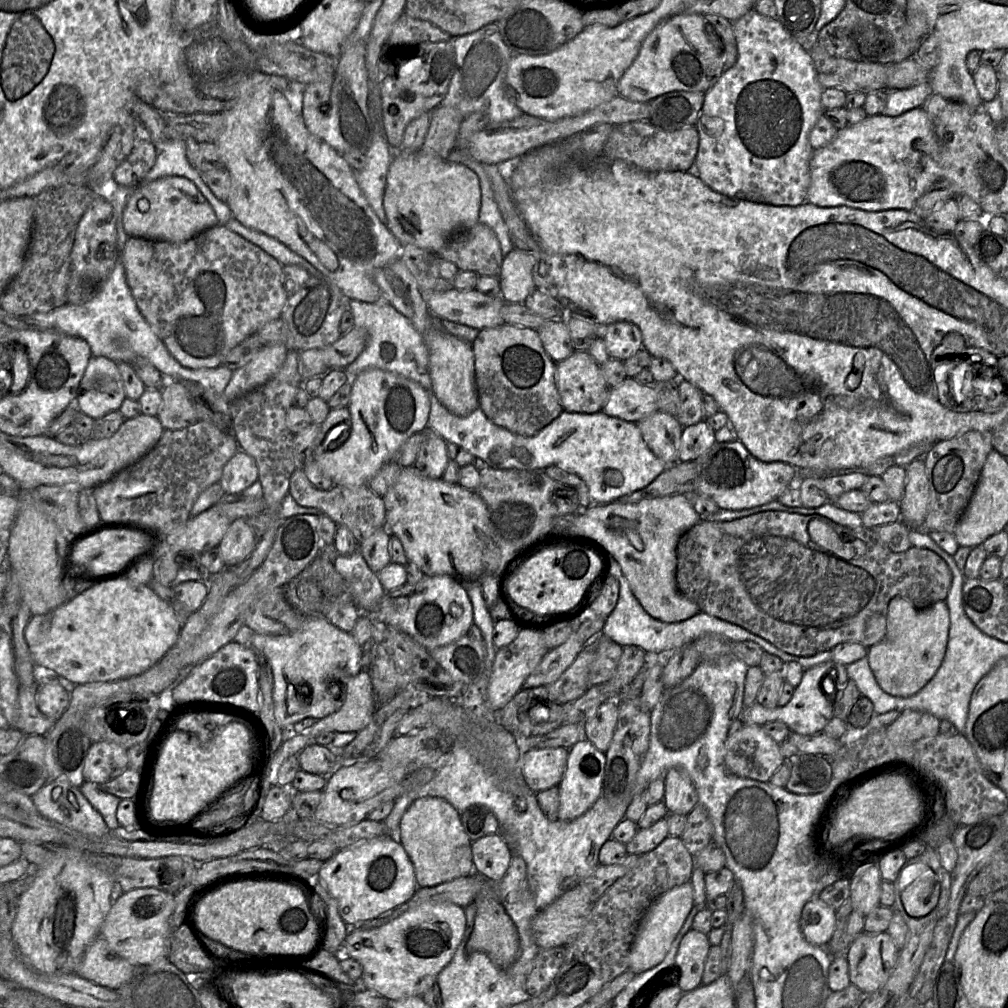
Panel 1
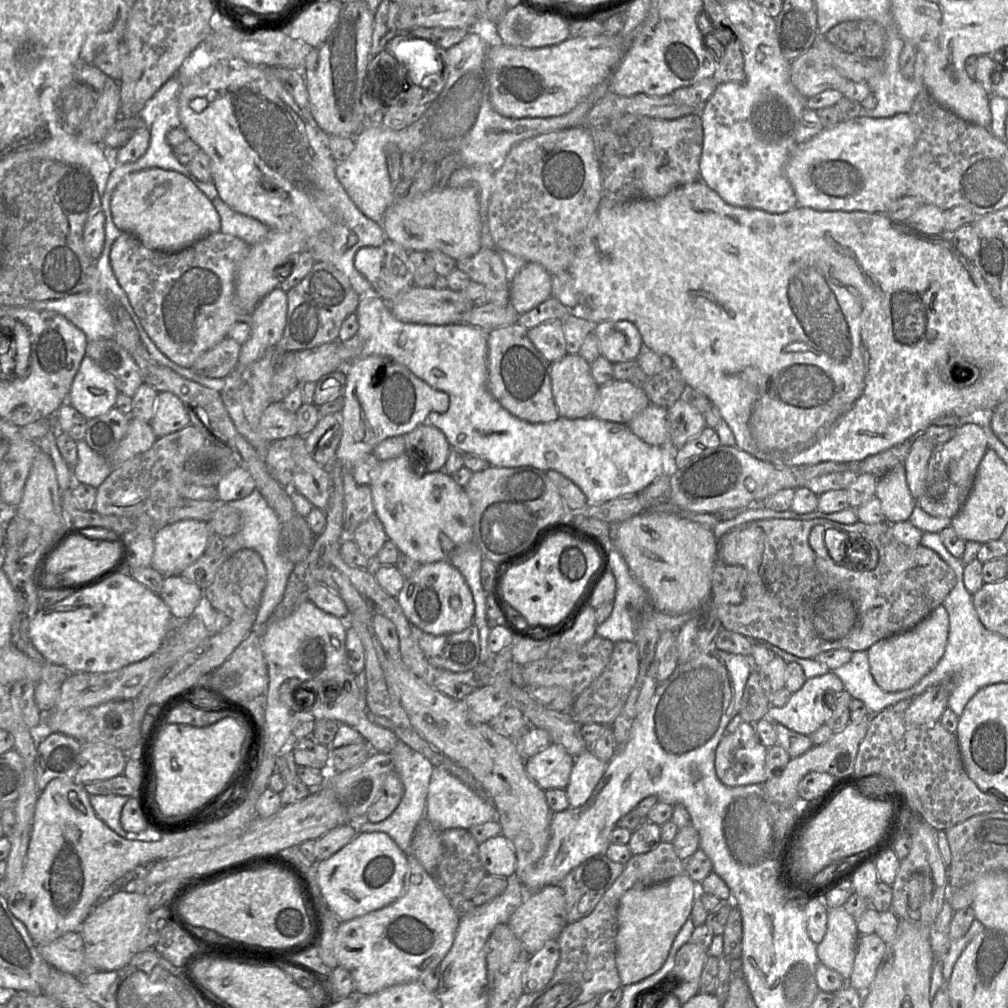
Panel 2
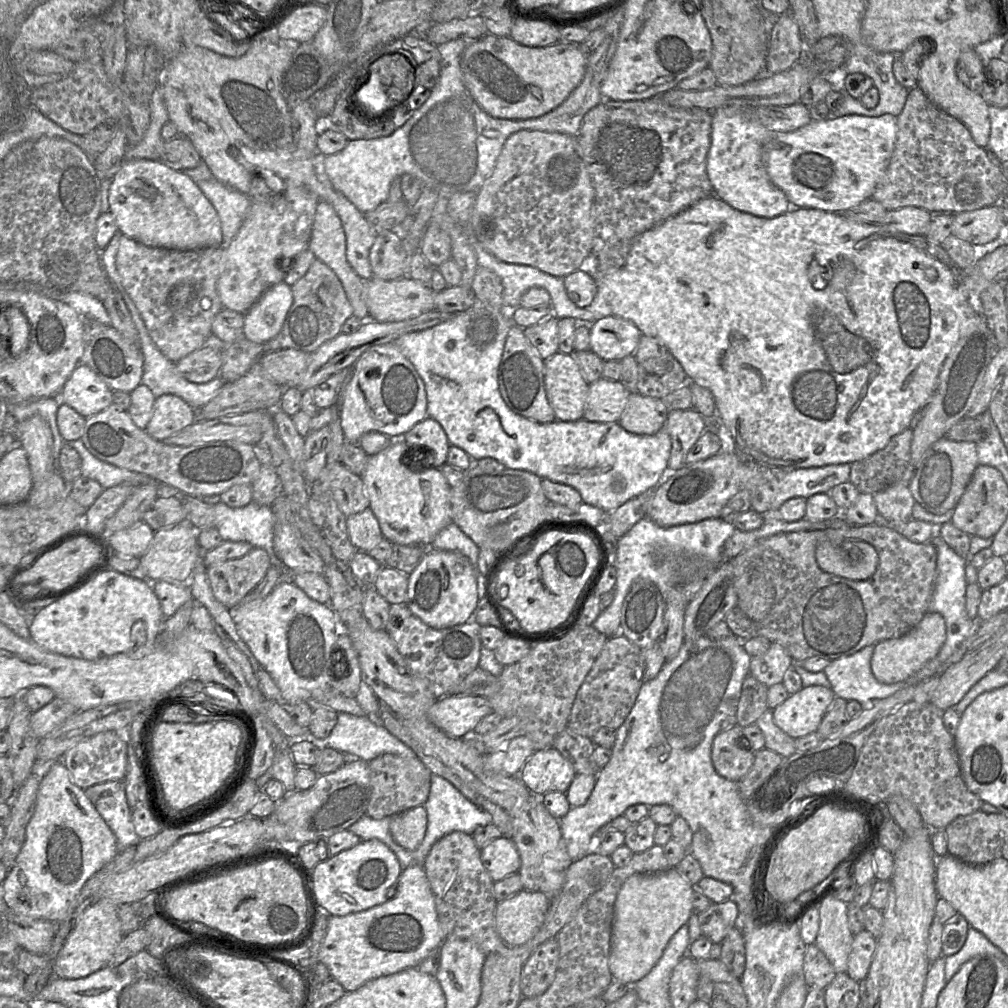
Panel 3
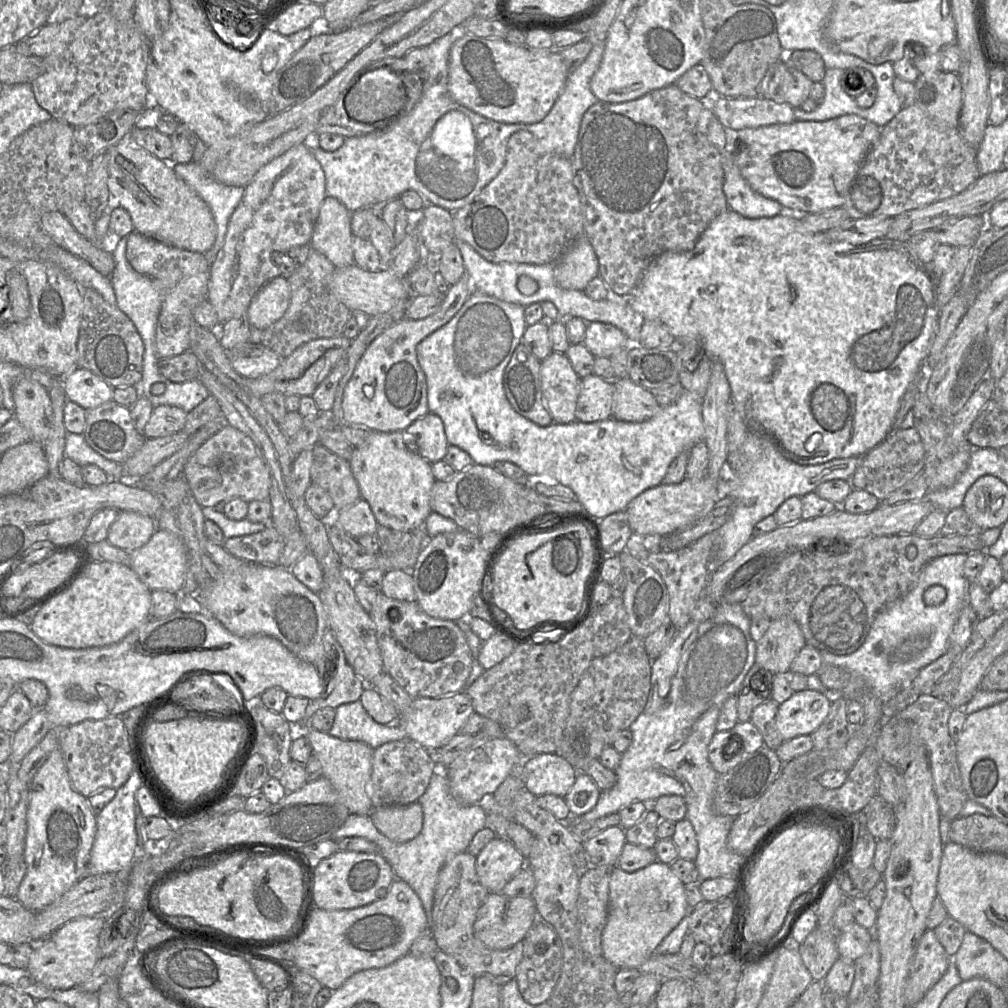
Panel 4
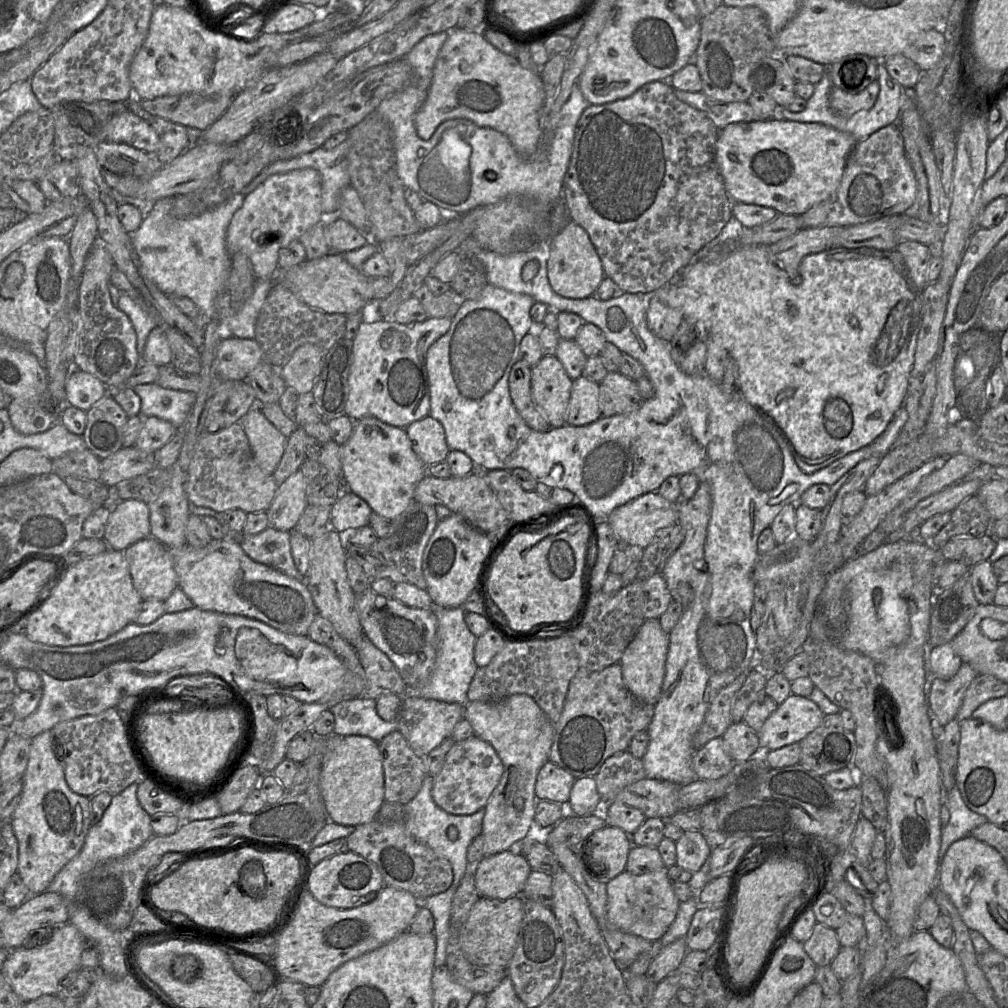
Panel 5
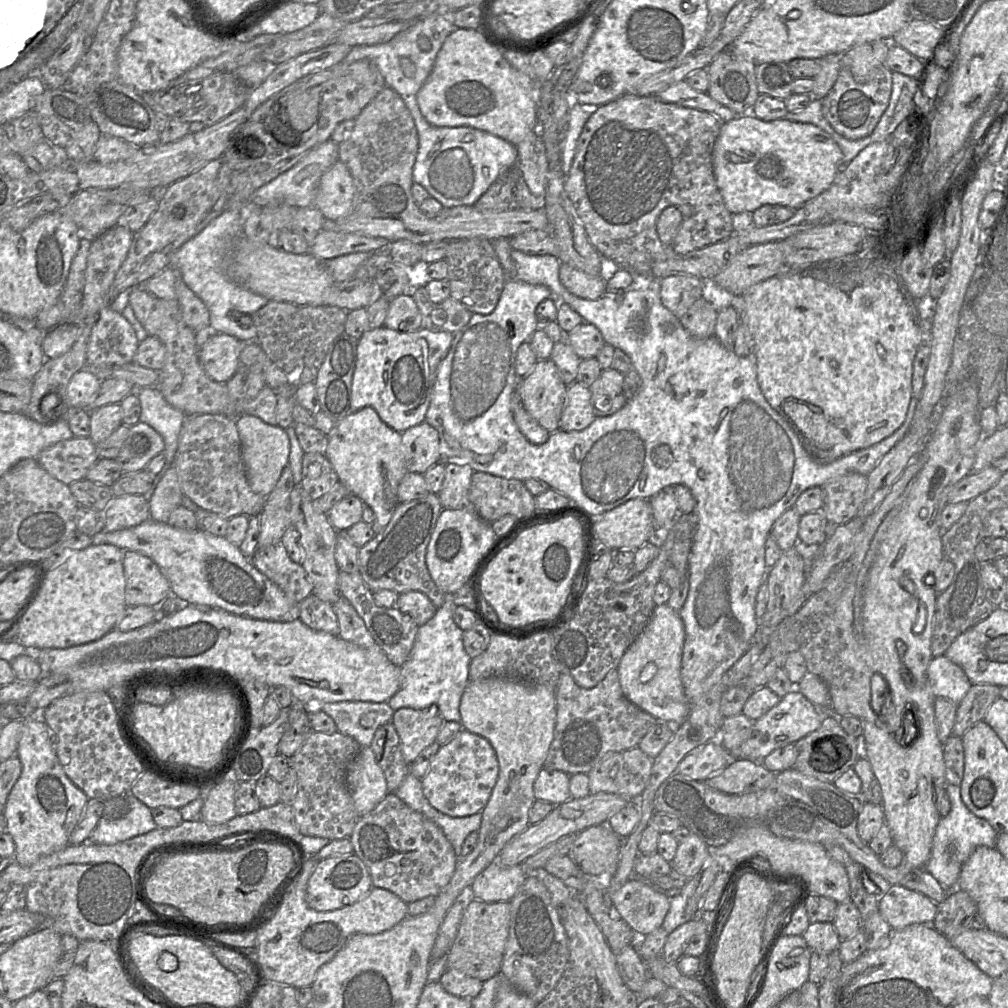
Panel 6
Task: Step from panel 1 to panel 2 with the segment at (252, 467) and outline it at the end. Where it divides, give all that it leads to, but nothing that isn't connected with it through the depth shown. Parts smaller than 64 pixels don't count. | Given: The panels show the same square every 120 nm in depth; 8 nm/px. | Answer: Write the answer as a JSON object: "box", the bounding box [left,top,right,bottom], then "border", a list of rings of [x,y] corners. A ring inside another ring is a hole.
{"box":[215,465,255,503],"border":[[[242,465],[230,471],[215,486],[218,493],[217,500],[224,503],[243,499],[250,495],[255,488],[254,479]]]}

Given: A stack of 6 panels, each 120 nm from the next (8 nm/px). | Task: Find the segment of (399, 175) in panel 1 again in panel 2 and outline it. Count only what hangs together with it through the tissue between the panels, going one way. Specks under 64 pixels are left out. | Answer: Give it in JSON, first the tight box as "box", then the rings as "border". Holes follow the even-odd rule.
{"box":[382,186,481,259],"border":[[[446,186],[403,203],[393,202],[382,222],[387,239],[409,251],[441,251],[454,259],[466,258],[481,249],[480,214],[477,189],[474,186]]]}

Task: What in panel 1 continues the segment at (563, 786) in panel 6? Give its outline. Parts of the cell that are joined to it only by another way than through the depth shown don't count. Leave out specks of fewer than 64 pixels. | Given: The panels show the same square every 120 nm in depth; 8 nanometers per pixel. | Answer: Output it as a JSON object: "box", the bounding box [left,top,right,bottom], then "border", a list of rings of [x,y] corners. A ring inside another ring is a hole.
{"box":[521,747,569,793],"border":[[[564,747],[524,749],[521,760],[522,777],[527,787],[538,793],[561,782],[569,749]]]}

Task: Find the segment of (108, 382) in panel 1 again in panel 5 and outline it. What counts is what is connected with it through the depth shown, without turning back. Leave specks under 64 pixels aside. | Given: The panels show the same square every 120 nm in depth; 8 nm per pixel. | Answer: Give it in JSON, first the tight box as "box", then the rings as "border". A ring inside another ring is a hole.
{"box":[65,369,109,411],"border":[[[76,369],[72,370],[65,383],[65,396],[68,405],[88,411],[98,401],[109,394],[109,389],[94,375]]]}

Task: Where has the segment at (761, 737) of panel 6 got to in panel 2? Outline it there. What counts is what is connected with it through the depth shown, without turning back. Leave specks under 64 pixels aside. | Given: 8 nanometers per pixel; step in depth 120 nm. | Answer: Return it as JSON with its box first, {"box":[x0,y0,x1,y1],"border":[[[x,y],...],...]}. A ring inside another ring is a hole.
{"box":[766,670,844,736],"border":[[[830,670],[824,675],[807,679],[798,691],[792,693],[790,699],[783,707],[771,705],[766,718],[782,724],[790,730],[810,736],[825,724],[828,718],[829,708],[836,697],[844,690],[844,685],[840,678]]]}

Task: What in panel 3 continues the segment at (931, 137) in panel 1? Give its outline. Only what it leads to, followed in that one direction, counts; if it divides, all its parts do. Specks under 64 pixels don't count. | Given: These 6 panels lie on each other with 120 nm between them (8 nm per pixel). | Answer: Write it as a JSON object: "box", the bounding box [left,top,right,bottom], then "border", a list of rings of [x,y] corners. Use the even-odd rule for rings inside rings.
{"box":[763,114,897,212],"border":[[[858,114],[812,120],[791,132],[771,132],[763,146],[763,159],[772,183],[782,190],[791,207],[844,212],[871,198],[885,173],[896,143],[897,117],[892,114],[866,116]]]}

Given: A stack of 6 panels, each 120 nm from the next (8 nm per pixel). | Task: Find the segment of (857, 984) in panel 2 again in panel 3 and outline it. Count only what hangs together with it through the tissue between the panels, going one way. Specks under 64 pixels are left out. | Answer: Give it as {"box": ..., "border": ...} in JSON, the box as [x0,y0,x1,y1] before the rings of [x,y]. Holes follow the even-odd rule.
{"box":[847,930,877,983],"border":[[[867,930],[854,935],[847,974],[858,983],[866,979],[876,950],[877,939]]]}

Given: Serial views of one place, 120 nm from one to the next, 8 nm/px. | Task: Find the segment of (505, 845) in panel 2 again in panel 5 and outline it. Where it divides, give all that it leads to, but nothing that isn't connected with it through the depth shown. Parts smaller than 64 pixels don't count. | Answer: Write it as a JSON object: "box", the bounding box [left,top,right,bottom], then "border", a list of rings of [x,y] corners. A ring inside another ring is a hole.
{"box":[473,849,530,900],"border":[[[515,849],[485,856],[473,866],[475,887],[481,897],[503,900],[521,895],[530,871],[524,854]]]}

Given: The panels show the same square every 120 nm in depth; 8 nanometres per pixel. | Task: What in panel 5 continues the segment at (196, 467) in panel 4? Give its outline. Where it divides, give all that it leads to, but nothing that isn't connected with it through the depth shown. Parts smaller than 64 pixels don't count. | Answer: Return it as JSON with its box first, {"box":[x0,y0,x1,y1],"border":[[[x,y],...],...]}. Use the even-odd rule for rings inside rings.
{"box":[185,422,277,514],"border":[[[239,422],[214,433],[205,432],[198,438],[185,482],[185,493],[192,506],[210,508],[218,513],[234,509],[246,514],[266,512],[277,488],[273,474],[266,474],[256,463],[248,438]]]}

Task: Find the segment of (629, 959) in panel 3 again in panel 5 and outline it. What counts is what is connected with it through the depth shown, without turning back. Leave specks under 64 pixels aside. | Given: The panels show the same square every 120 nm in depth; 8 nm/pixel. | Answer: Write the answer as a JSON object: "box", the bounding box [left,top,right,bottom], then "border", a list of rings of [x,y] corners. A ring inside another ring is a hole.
{"box":[606,866,680,941],"border":[[[666,866],[662,870],[640,875],[625,870],[606,883],[606,890],[608,922],[625,933],[648,941],[660,940],[674,921],[680,904]]]}

